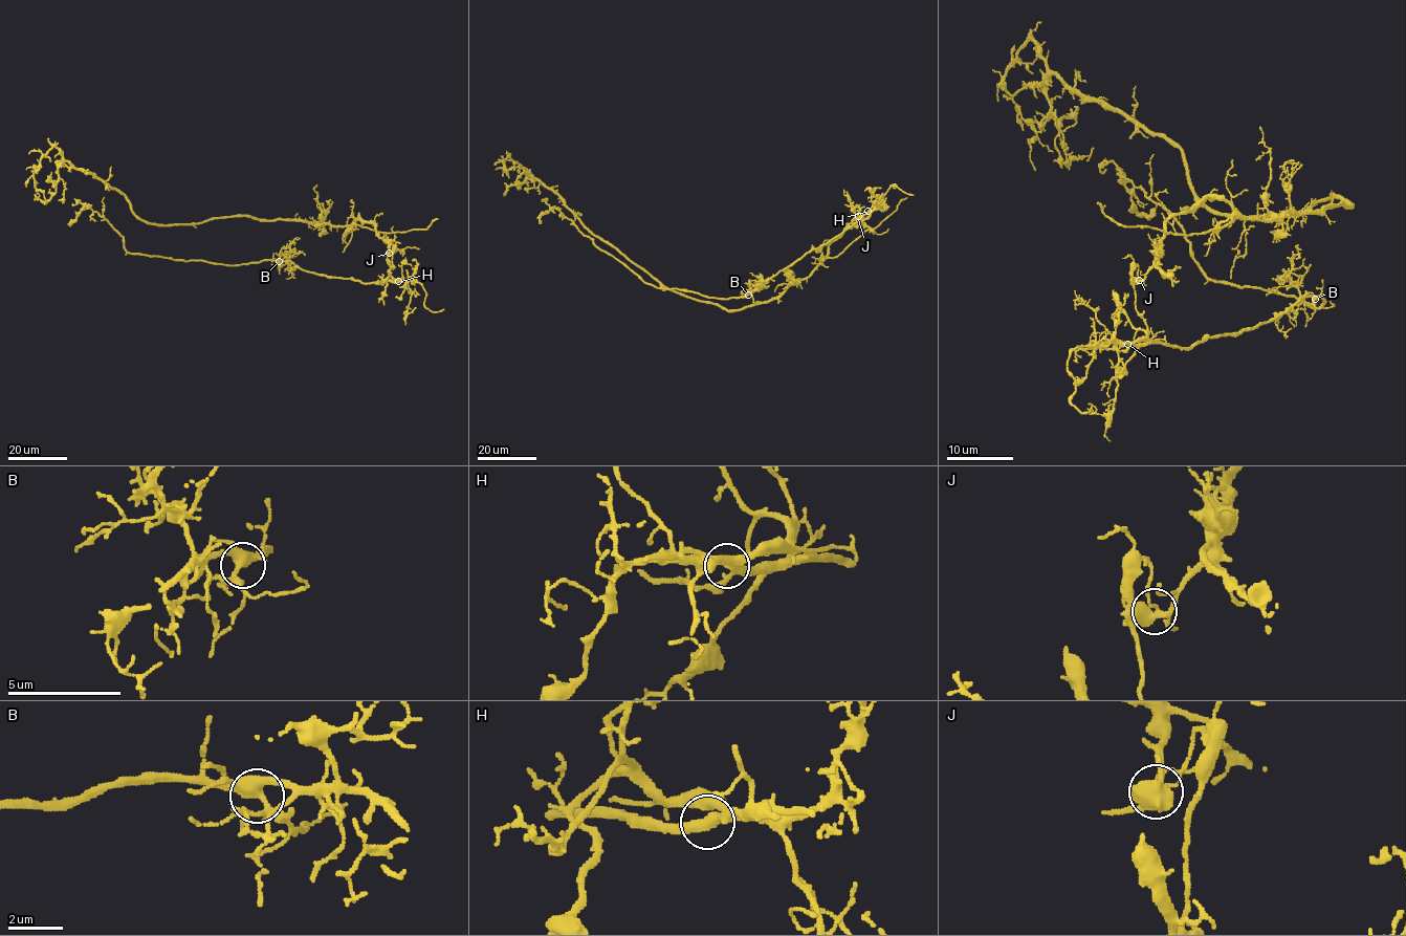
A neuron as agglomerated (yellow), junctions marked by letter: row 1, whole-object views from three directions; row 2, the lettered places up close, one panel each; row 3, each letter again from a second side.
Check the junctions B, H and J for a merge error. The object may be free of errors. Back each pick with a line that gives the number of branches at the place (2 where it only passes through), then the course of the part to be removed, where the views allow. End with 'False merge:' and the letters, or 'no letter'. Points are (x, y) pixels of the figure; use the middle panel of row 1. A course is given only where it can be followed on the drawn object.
J: 4 branches meet; foreign part runs (858, 216), (870, 214), (760, 287), (726, 299), (645, 283), (554, 208), (540, 217), (541, 223)
False merge: J

